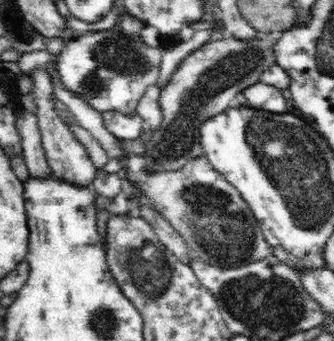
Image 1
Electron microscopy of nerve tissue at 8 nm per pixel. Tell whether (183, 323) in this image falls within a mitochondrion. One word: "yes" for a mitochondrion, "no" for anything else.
no

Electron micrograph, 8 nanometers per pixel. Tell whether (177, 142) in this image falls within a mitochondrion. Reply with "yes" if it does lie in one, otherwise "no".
yes

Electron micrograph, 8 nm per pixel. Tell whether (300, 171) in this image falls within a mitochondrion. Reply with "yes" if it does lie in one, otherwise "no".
yes

